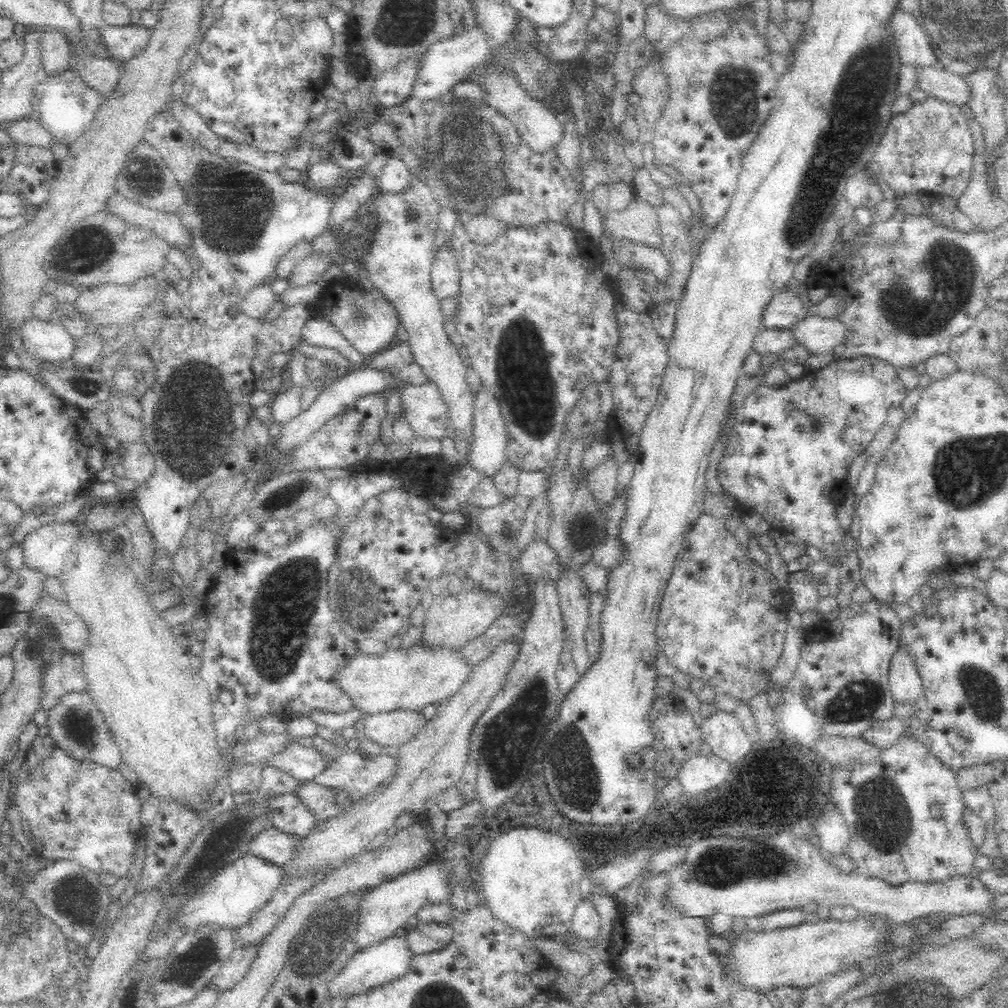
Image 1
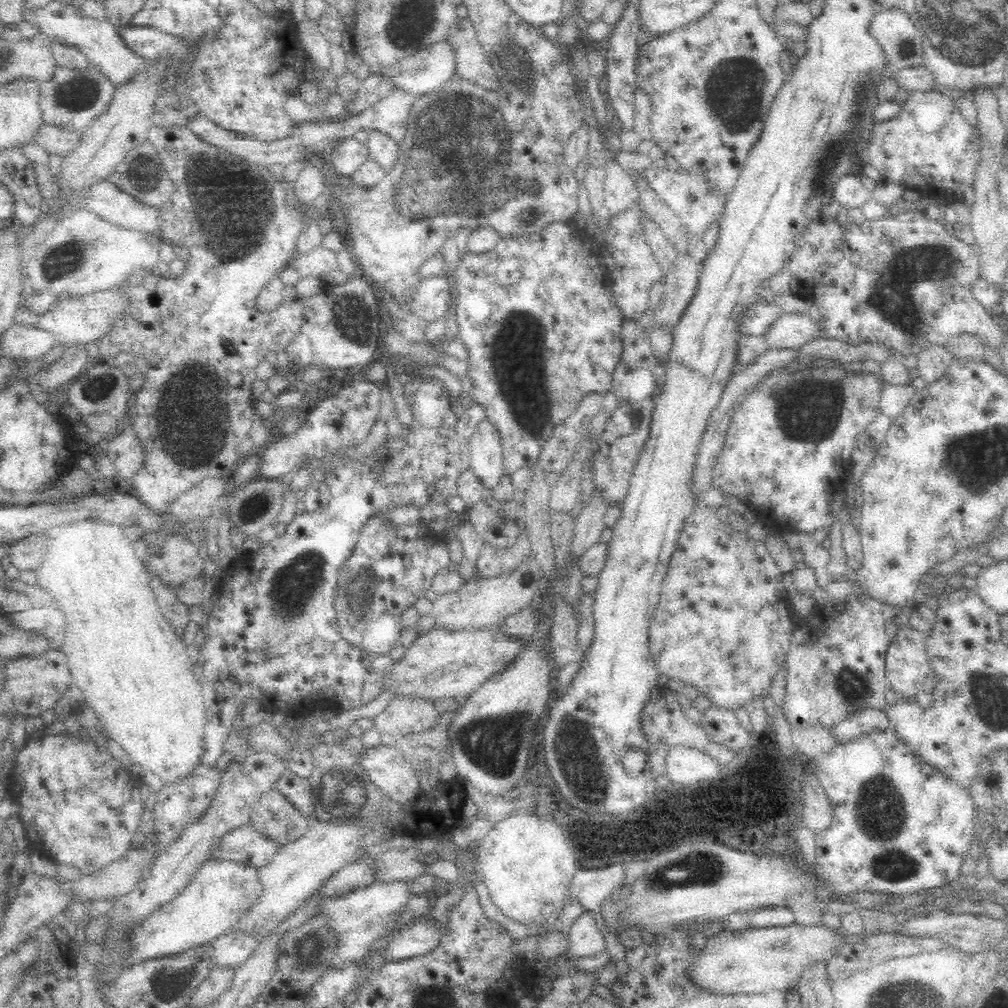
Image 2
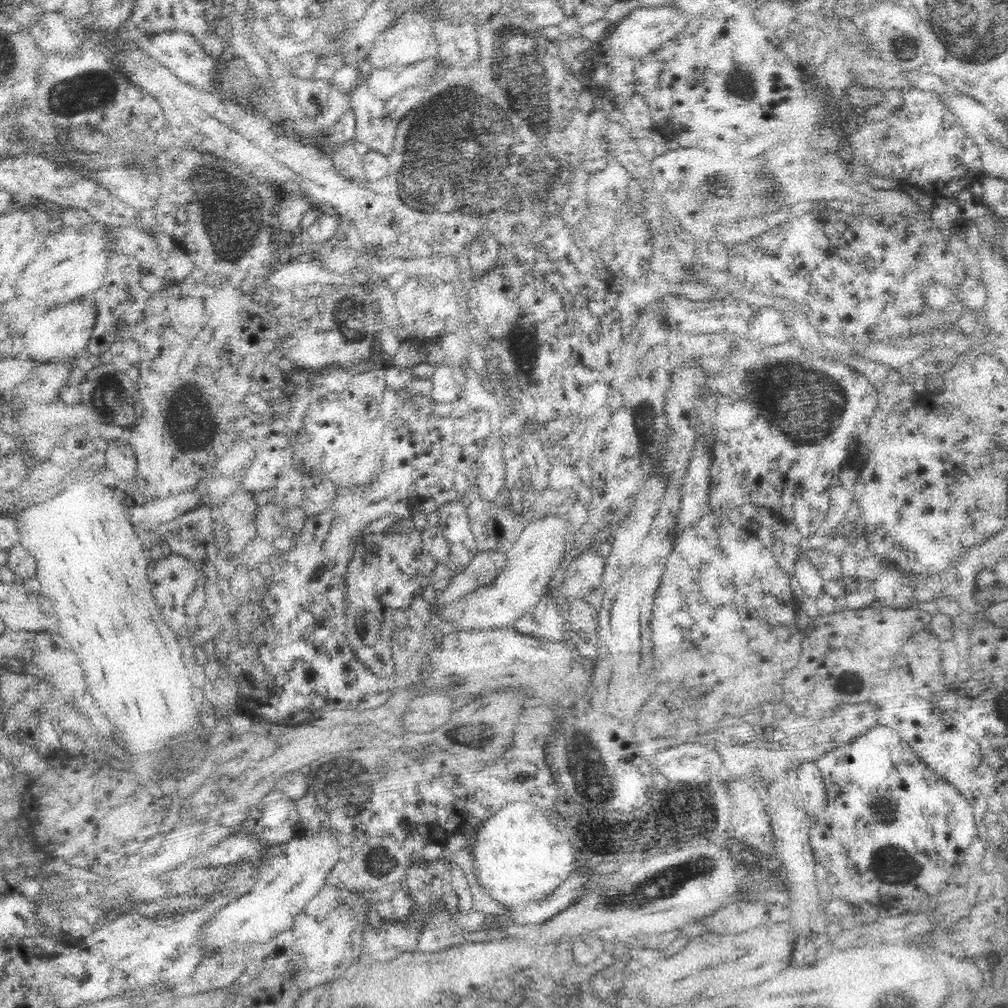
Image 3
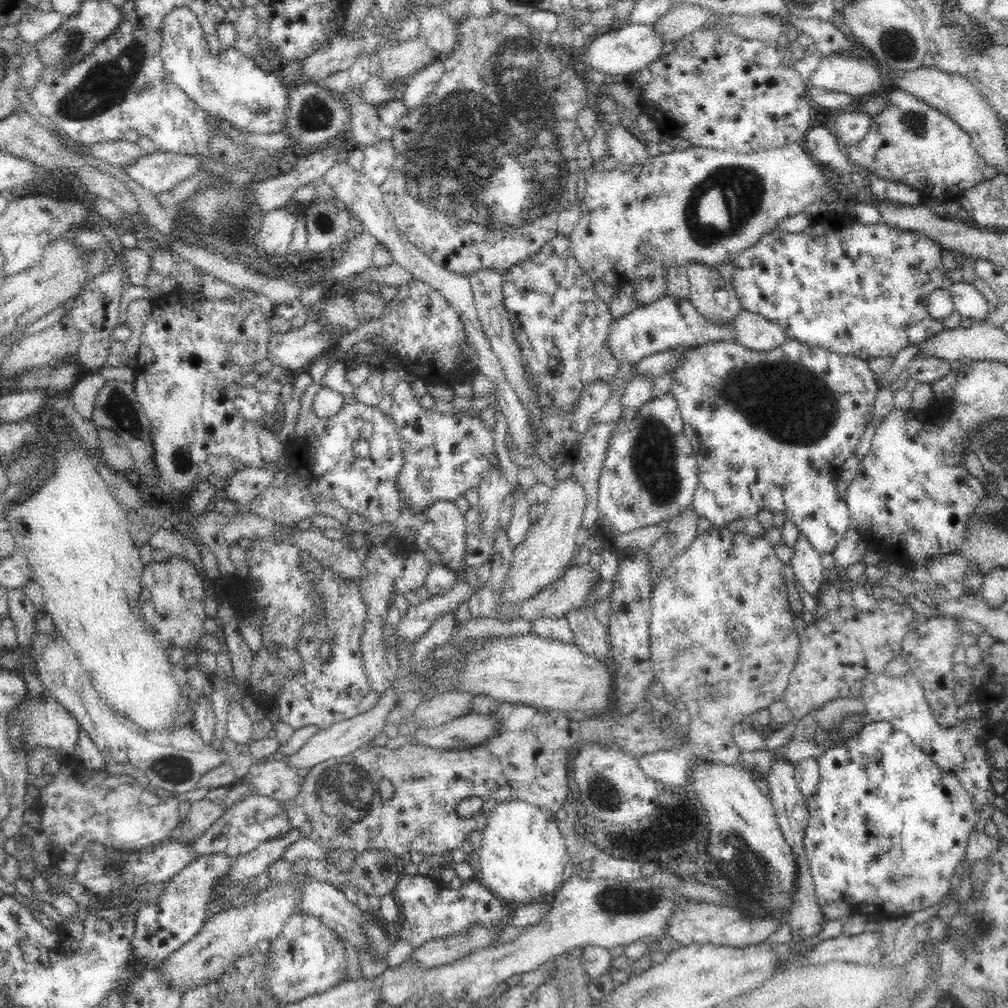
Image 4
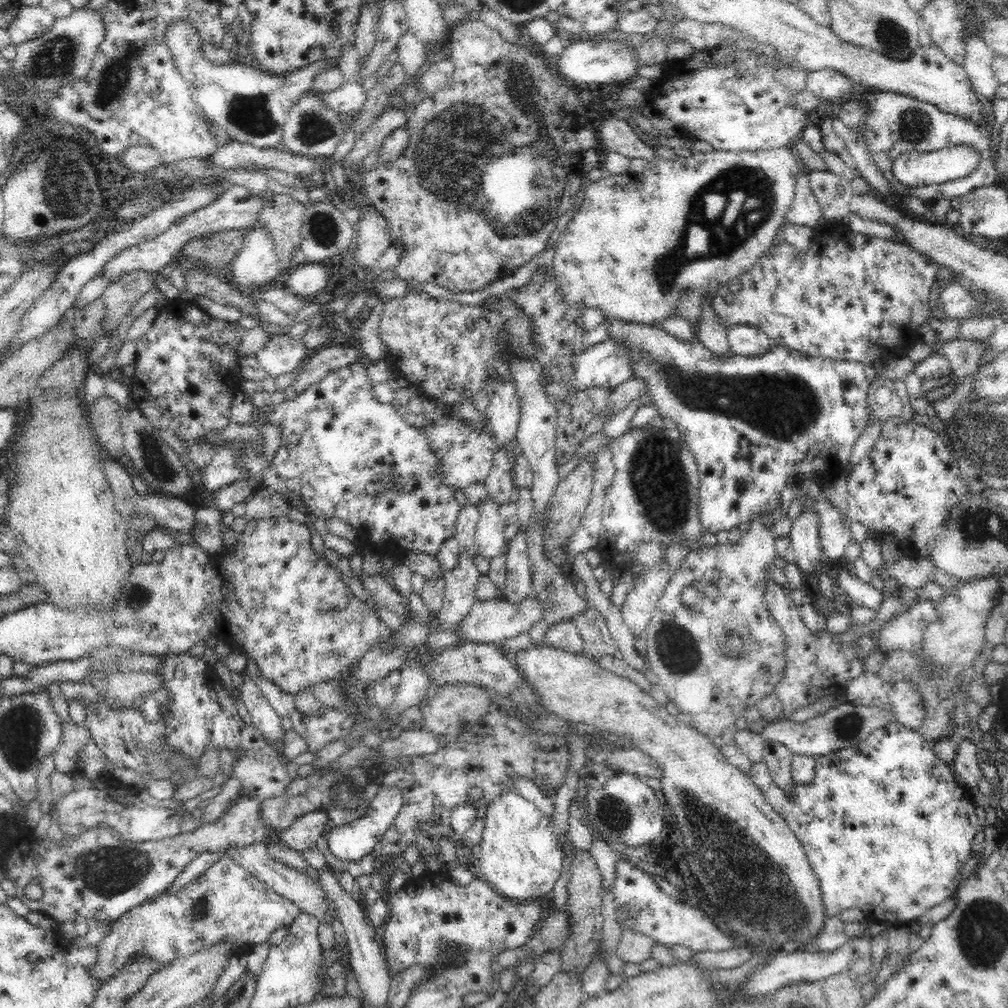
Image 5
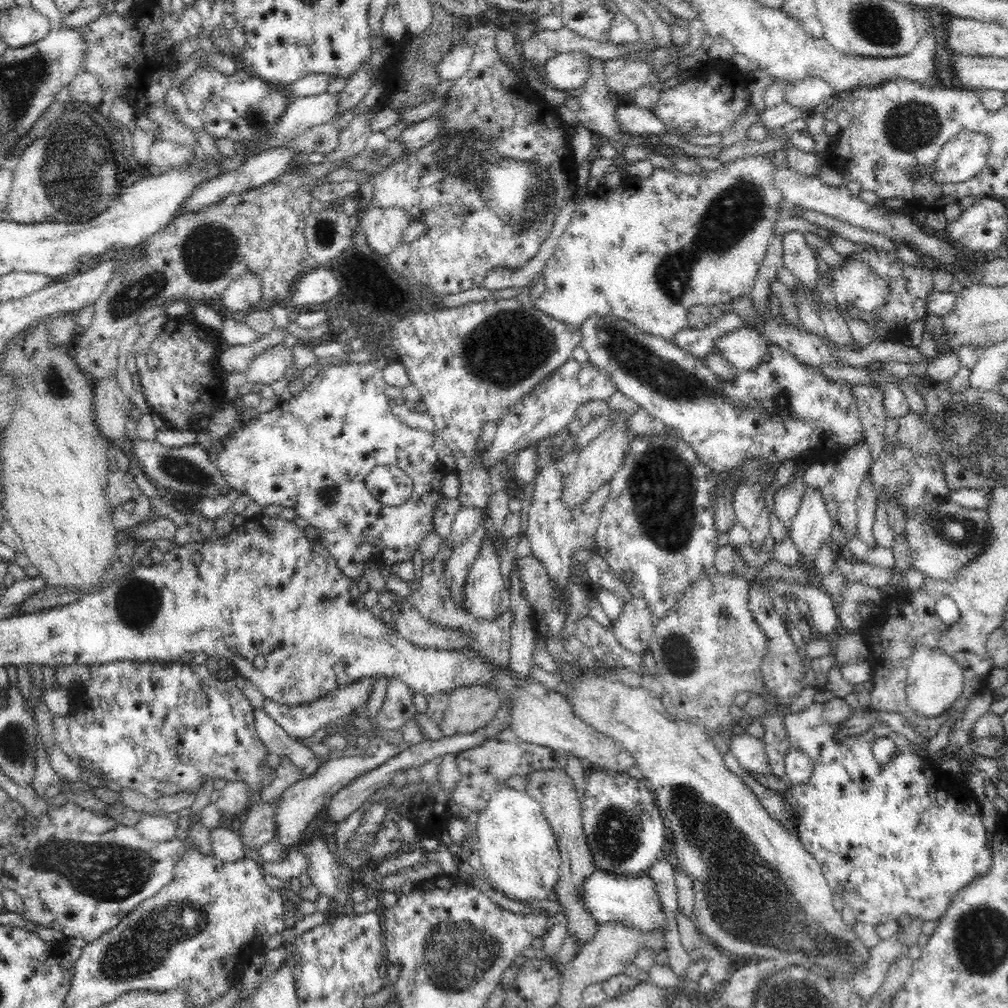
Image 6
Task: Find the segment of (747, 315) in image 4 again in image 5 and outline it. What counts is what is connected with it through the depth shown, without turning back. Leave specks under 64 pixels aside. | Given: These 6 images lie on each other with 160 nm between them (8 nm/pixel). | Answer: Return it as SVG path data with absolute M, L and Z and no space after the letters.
M751 324L731 326L727 332L729 352L737 356L759 356L772 348L768 335Z

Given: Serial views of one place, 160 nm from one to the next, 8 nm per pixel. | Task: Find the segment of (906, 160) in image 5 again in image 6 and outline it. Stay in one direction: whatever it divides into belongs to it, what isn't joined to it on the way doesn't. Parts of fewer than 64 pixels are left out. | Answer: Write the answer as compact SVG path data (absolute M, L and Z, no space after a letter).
M982 133L956 134L940 151L931 171L934 183L963 183L974 178L987 165L990 139Z

